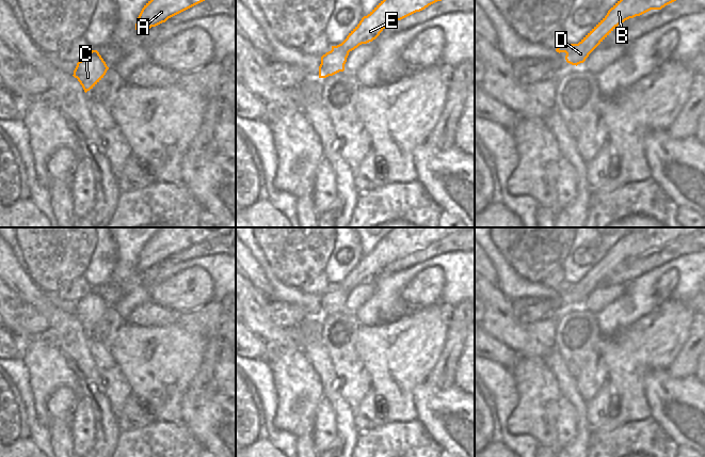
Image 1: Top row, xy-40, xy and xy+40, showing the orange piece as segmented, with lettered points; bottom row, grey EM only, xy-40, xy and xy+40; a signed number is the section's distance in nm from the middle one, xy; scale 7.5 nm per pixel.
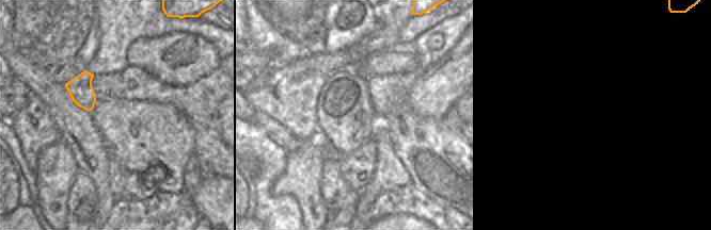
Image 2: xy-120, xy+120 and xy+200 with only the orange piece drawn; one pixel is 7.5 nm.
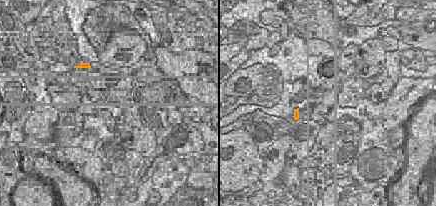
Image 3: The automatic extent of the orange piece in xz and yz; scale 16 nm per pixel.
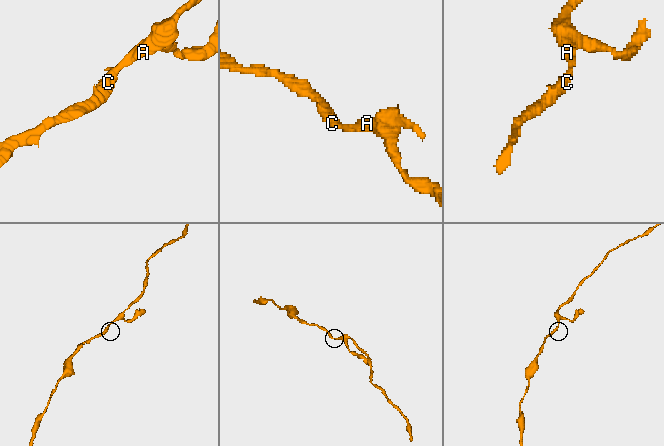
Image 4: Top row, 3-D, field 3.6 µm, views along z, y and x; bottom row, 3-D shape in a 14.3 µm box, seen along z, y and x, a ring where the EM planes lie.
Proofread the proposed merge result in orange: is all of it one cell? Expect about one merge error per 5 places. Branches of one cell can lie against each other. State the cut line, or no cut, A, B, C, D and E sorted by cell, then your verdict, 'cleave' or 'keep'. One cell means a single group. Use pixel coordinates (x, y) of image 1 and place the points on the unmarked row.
no cut | A B C D E | keep

